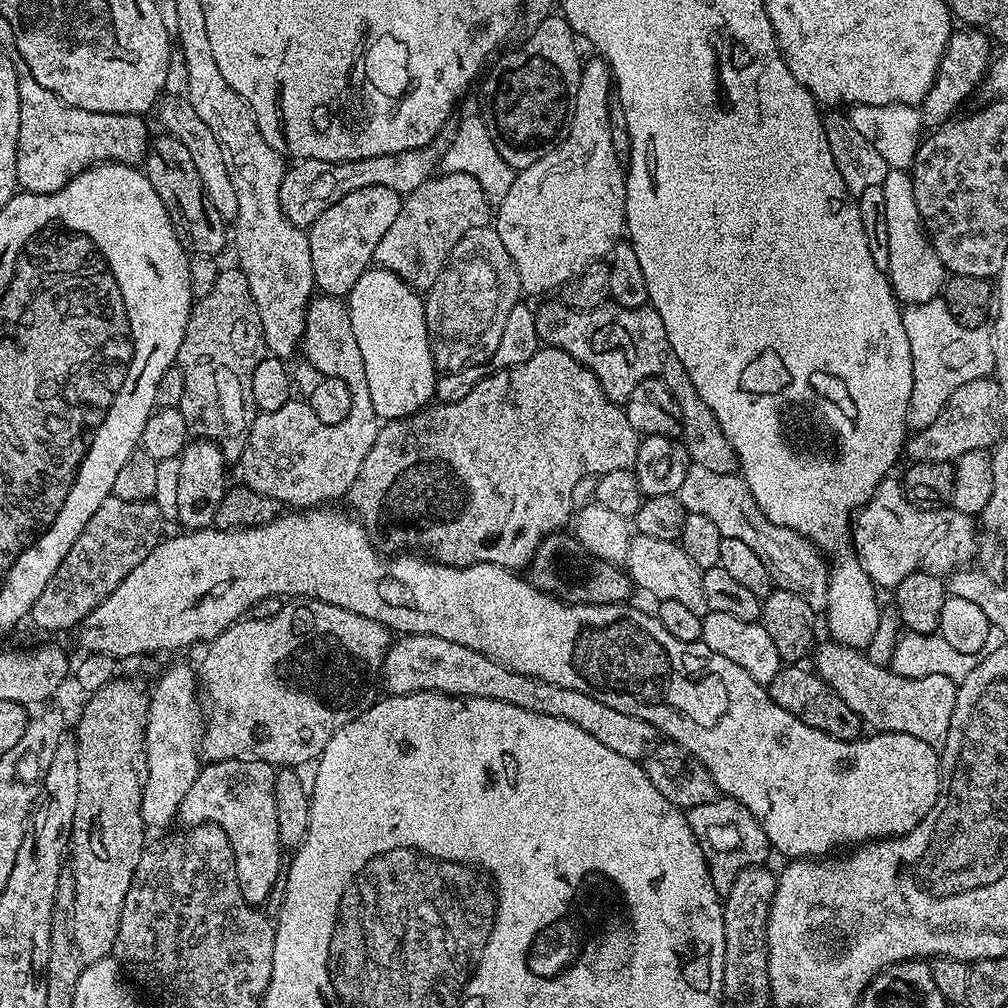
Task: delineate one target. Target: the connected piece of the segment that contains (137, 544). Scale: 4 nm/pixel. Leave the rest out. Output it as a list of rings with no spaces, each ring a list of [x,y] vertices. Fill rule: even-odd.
[[[108,496],[94,518],[86,522],[78,542],[70,546],[70,554],[62,558],[54,578],[46,582],[46,590],[38,594],[30,613],[33,620],[44,632],[64,632],[67,628],[75,629],[84,623],[84,619],[97,608],[146,558],[160,545],[162,539],[162,517],[158,506],[152,500],[142,502],[122,502],[122,498]]]

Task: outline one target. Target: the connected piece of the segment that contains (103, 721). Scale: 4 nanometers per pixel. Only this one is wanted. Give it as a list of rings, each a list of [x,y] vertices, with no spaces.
[[[111,680],[102,690],[91,693],[80,712],[74,735],[78,746],[78,802],[74,809],[70,871],[74,878],[74,904],[70,913],[72,941],[84,964],[93,964],[112,956],[112,947],[118,938],[118,922],[122,922],[122,902],[126,890],[134,882],[138,858],[142,858],[146,841],[146,825],[142,818],[142,761],[144,758],[144,731],[148,721],[149,693],[132,680]]]

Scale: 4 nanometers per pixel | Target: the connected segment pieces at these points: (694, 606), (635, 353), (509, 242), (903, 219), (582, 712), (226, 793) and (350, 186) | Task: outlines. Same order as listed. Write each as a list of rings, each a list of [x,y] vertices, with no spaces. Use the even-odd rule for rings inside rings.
[[[639,534],[633,535],[630,550],[626,554],[623,567],[631,578],[633,585],[650,595],[656,596],[657,601],[673,600],[683,602],[688,609],[694,610],[703,618],[708,613],[706,594],[702,594],[701,569],[680,548],[674,540],[662,538],[646,538]]]
[[[550,302],[537,309],[536,325],[540,340],[549,348],[566,350],[566,354],[582,362],[582,366],[586,366],[598,378],[602,390],[613,402],[628,400],[630,394],[634,394],[634,386],[638,386],[638,382],[651,376],[657,376],[662,382],[666,382],[670,394],[674,394],[674,402],[682,406],[682,430],[684,431],[682,442],[688,451],[689,461],[698,466],[706,466],[706,470],[714,470],[718,474],[733,474],[737,471],[736,455],[726,434],[722,432],[718,418],[714,418],[714,410],[710,410],[710,406],[706,406],[706,402],[698,398],[698,390],[694,390],[694,382],[690,382],[682,362],[678,362],[678,354],[674,354],[666,338],[666,326],[662,326],[662,318],[658,318],[658,314],[650,306],[627,308],[621,304],[607,302],[581,310],[579,307],[568,307],[563,302],[556,302],[556,304]]]
[[[595,58],[583,65],[578,82],[578,98],[570,122],[568,137],[538,162],[519,169],[506,198],[498,203],[494,212],[494,227],[506,254],[518,270],[520,287],[532,296],[544,296],[560,290],[585,269],[603,261],[615,244],[621,243],[626,232],[624,222],[625,169],[614,156],[610,134],[610,104],[614,100],[612,69],[603,59]]]
[[[889,168],[882,187],[882,199],[886,201],[886,235],[890,241],[890,266],[886,275],[897,301],[910,305],[937,299],[946,283],[946,269],[925,229],[918,202],[914,202],[911,171]]]
[[[401,635],[393,639],[388,651],[384,654],[382,684],[394,696],[405,696],[415,692],[445,692],[448,696],[477,696],[498,702],[510,702],[510,706],[522,706],[522,710],[530,710],[534,714],[546,714],[550,718],[562,718],[566,722],[574,722],[578,730],[586,730],[590,738],[598,738],[598,742],[602,742],[606,750],[614,750],[614,754],[622,754],[622,758],[630,758],[637,762],[643,761],[658,743],[656,728],[650,726],[650,722],[642,722],[642,718],[622,714],[622,710],[614,710],[614,706],[606,706],[606,702],[598,702],[598,698],[590,698],[590,694],[582,694],[582,690],[566,690],[566,686],[558,686],[533,676],[518,674],[494,662],[489,656],[478,654],[478,650],[458,646],[458,642],[446,642],[446,638]]]
[[[213,760],[205,763],[200,769],[198,778],[194,778],[194,786],[190,786],[190,790],[186,790],[186,798],[182,798],[182,806],[178,817],[179,823],[184,826],[193,824],[216,824],[226,834],[226,838],[230,838],[230,846],[234,850],[234,866],[238,874],[238,886],[242,890],[242,898],[246,898],[248,904],[257,906],[263,905],[263,900],[271,894],[272,891],[277,891],[278,881],[282,876],[282,864],[280,868],[280,852],[282,853],[282,845],[278,838],[278,814],[274,810],[274,782],[276,781],[277,769],[273,765],[262,762],[261,760]]]
[[[441,134],[424,148],[415,148],[393,156],[379,156],[369,160],[295,161],[285,171],[282,178],[280,187],[282,212],[294,226],[307,230],[312,227],[318,214],[322,214],[322,210],[330,210],[330,206],[334,206],[334,202],[342,202],[342,198],[346,198],[346,194],[354,194],[354,190],[362,190],[366,186],[390,186],[390,190],[401,194],[418,190],[418,186],[422,186],[422,182],[432,179],[449,146],[449,141],[447,135]]]

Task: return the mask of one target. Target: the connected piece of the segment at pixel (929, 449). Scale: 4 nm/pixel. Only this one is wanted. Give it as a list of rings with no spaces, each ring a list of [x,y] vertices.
[[[977,378],[966,382],[959,390],[968,399],[968,408],[949,406],[940,411],[938,418],[907,441],[906,456],[912,462],[943,464],[955,462],[970,450],[988,450],[1001,439],[1000,386],[992,378]]]

